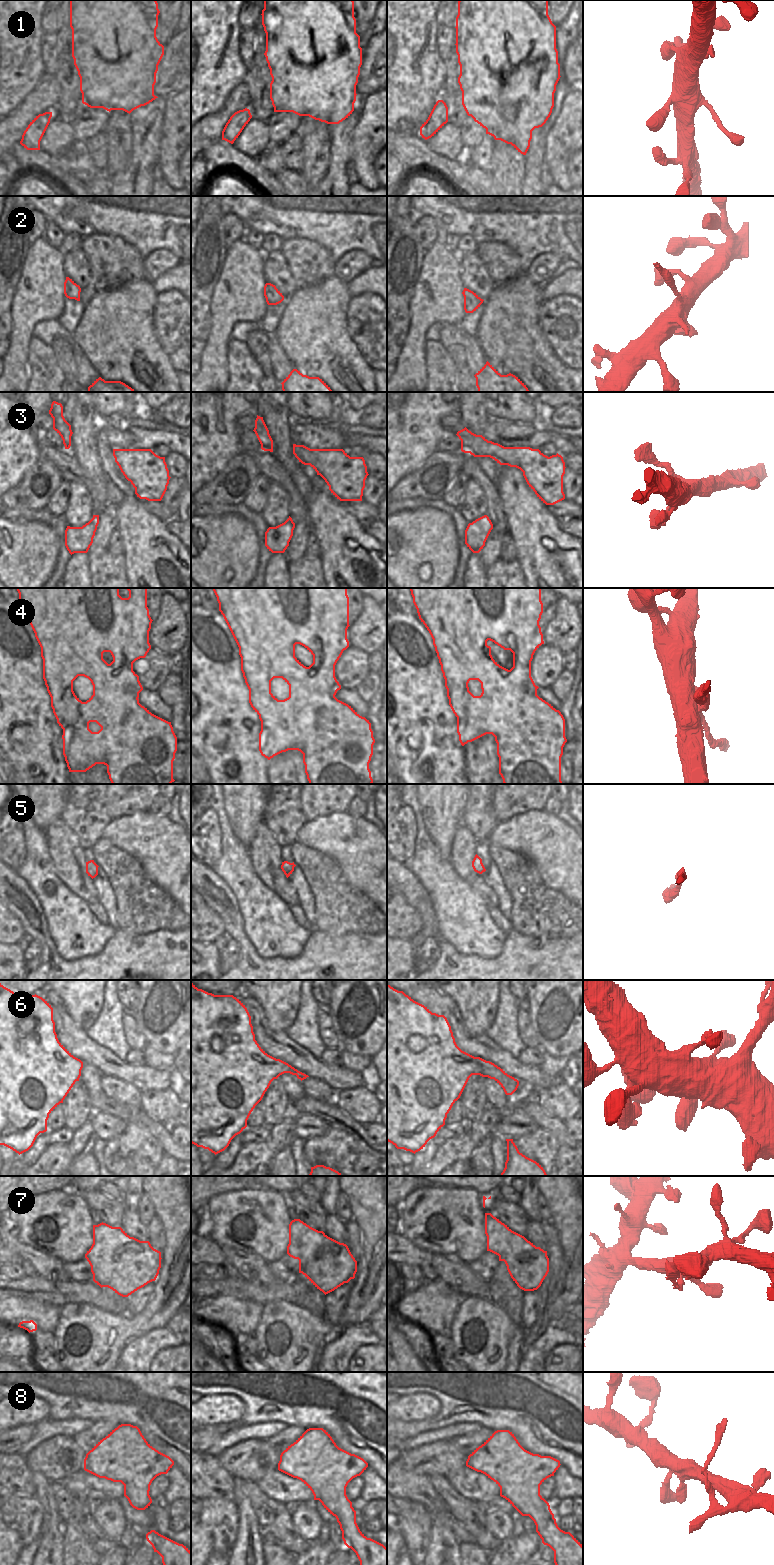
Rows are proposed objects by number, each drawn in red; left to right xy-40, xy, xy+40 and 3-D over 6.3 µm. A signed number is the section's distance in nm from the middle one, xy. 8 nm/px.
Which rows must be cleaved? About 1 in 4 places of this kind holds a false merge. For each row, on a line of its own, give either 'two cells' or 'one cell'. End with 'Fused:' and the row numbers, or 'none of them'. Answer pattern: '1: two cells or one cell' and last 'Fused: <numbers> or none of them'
1: one cell
2: one cell
3: one cell
4: two cells
5: one cell
6: one cell
7: one cell
8: one cell
Fused: 4

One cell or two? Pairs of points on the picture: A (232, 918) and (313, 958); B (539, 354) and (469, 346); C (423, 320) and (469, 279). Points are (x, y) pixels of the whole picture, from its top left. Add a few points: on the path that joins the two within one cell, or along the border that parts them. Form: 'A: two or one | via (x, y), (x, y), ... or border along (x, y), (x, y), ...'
A: one | via (244, 943), (247, 951), (263, 967), (288, 967)
B: two | border along (474, 336), (487, 360)
C: two | border along (459, 261), (461, 266), (460, 279), (465, 287)

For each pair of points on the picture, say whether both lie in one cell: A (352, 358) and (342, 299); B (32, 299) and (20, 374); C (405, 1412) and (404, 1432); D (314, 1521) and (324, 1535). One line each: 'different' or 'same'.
A: same
B: same
C: different
D: different

